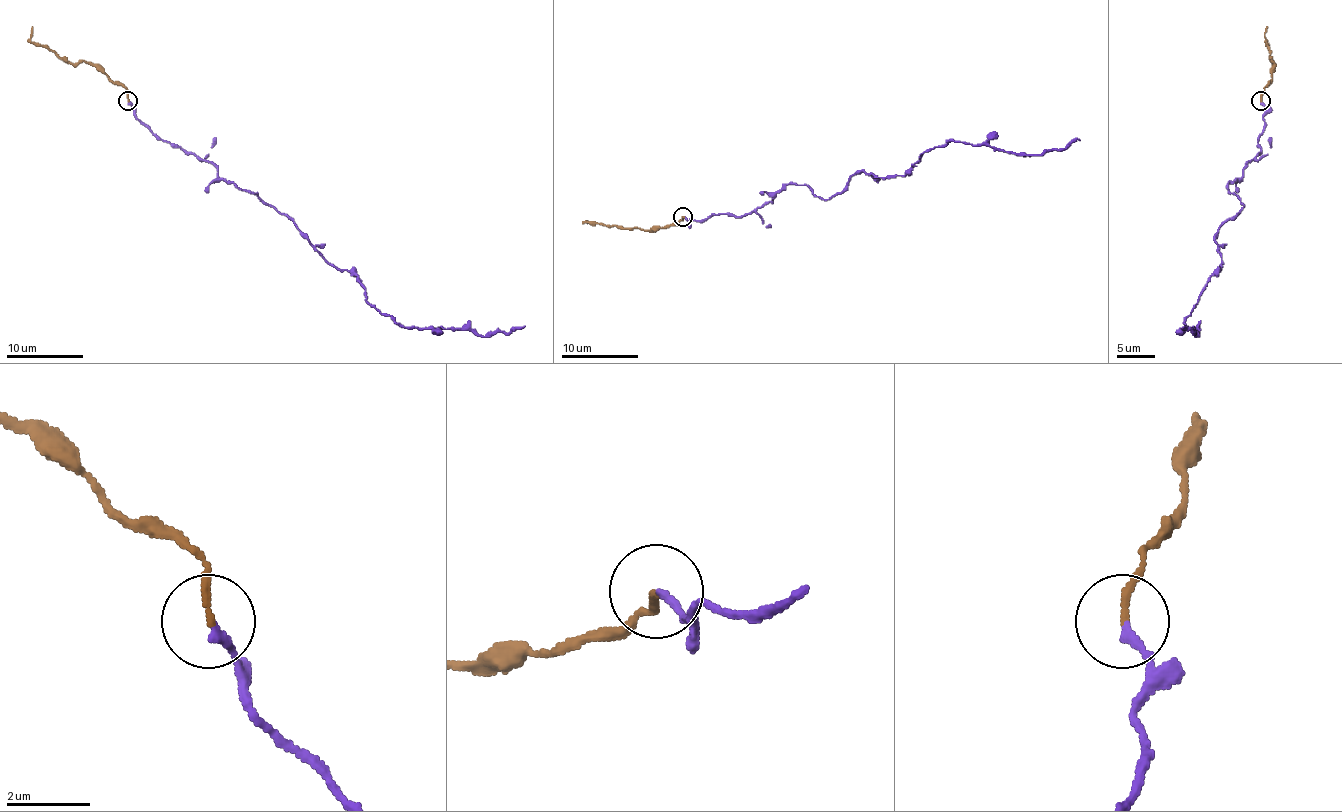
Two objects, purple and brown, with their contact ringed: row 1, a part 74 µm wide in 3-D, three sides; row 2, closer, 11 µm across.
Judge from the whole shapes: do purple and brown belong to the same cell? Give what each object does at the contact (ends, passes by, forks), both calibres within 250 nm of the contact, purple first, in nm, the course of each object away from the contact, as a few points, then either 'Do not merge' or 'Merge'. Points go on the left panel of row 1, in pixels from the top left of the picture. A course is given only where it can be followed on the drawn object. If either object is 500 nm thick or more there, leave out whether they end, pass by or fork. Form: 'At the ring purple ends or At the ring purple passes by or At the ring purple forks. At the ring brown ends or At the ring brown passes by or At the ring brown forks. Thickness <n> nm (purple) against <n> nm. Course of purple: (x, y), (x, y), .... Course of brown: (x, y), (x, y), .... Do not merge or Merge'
At the ring purple ends. At the ring brown ends. Thickness 190 nm (purple) against 170 nm. Course of purple: (128, 101), (165, 141), (285, 214), (329, 263), (360, 279), (369, 303), (396, 323), (482, 336), (524, 326). Course of brown: (128, 101), (124, 87), (94, 66), (86, 62), (65, 62), (46, 47), (36, 45), (31, 39), (33, 26). Merge

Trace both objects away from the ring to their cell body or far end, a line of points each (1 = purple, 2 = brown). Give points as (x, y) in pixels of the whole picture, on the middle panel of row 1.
1: (683, 217), (741, 217), (787, 184), (829, 200), (853, 175), (905, 175), (951, 140), (1028, 154), (1079, 140)
2: (683, 217), (679, 223), (649, 230), (586, 221), (588, 223)

